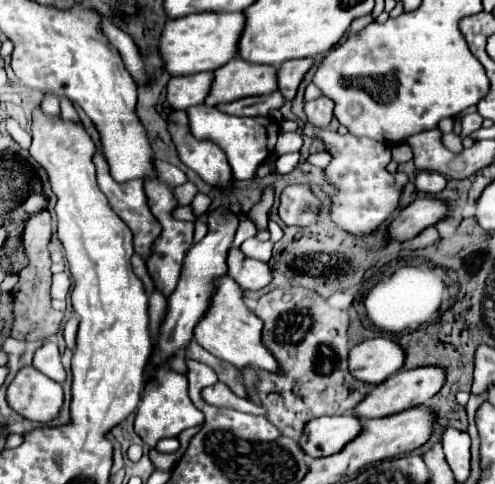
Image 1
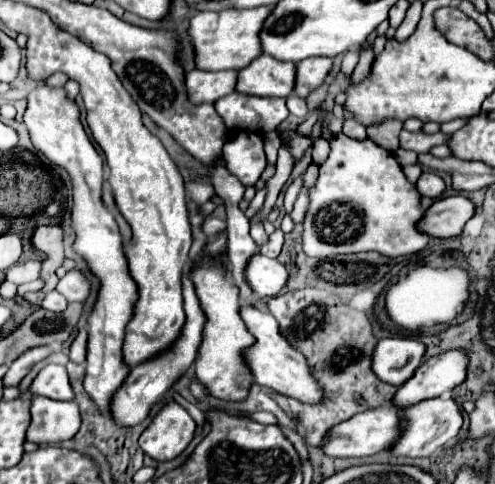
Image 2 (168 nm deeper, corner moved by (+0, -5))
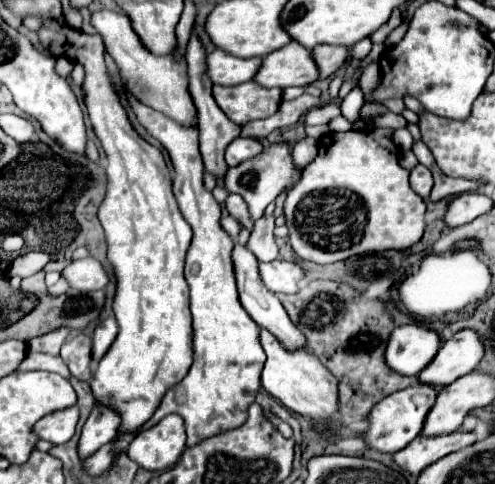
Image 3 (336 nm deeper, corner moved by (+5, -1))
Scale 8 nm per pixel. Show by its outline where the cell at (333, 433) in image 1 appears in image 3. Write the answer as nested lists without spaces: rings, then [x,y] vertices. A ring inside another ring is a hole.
[[[417,384],[409,386],[405,390],[399,390],[387,398],[383,398],[369,414],[369,428],[361,434],[367,448],[375,448],[381,452],[397,452],[407,446],[415,436],[421,434],[421,426],[425,422],[425,414],[433,408],[433,402],[437,400],[439,388],[431,384]]]

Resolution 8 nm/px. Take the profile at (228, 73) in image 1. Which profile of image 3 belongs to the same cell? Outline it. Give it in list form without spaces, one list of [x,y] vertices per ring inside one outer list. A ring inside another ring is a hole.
[[[291,42],[283,50],[275,50],[263,58],[255,80],[265,88],[307,86],[317,80],[317,64],[309,48]]]

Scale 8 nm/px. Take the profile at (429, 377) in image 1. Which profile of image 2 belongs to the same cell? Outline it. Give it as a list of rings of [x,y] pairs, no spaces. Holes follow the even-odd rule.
[[[448,350],[422,362],[414,376],[396,390],[392,404],[404,410],[422,400],[450,394],[458,384],[464,382],[466,364],[468,358],[464,350]]]

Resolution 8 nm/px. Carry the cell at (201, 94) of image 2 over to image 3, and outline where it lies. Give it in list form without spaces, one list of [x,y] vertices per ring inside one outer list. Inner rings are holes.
[[[215,50],[207,58],[211,80],[221,86],[235,86],[253,80],[261,62],[263,58],[237,58],[233,54],[225,54],[225,50]]]

